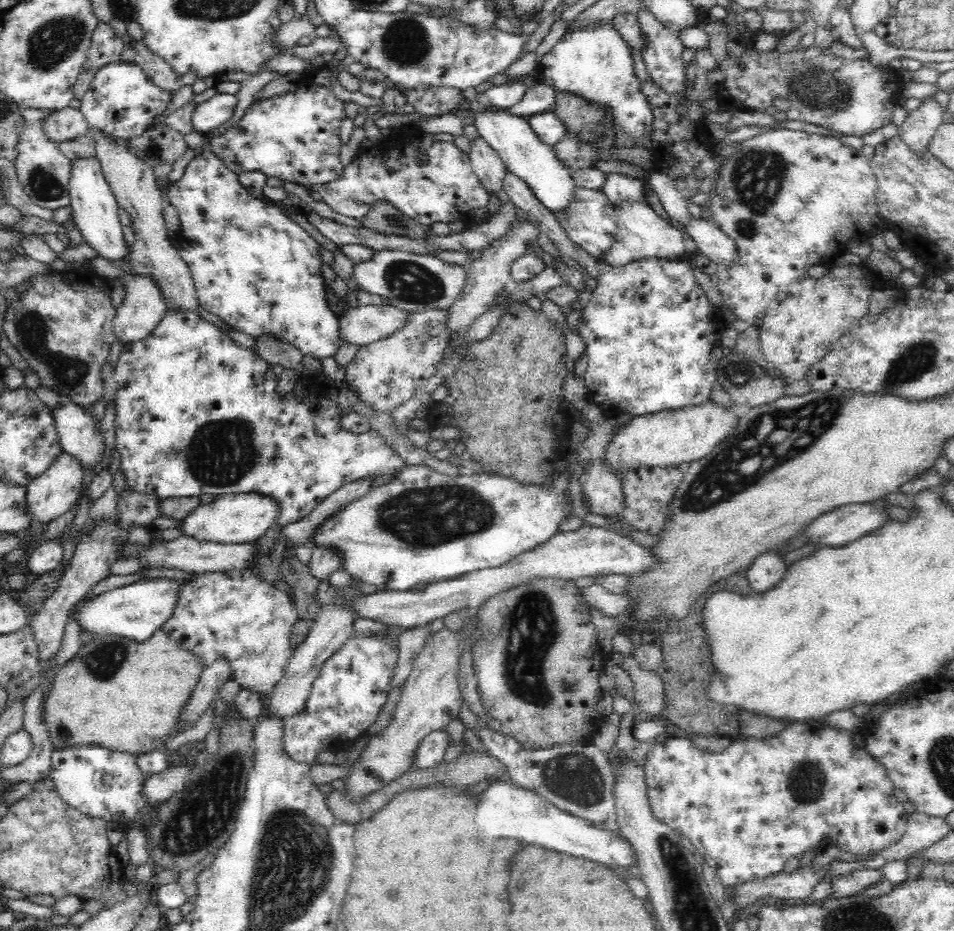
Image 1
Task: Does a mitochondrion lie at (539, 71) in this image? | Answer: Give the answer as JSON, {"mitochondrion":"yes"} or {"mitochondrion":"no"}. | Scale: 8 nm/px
{"mitochondrion":"no"}

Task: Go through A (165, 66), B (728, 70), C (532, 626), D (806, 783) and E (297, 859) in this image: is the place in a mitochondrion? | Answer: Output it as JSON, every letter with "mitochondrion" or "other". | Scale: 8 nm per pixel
{"A":"other","B":"other","C":"mitochondrion","D":"mitochondrion","E":"mitochondrion"}

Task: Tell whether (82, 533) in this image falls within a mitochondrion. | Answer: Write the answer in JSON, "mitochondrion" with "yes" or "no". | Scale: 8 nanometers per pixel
{"mitochondrion":"no"}

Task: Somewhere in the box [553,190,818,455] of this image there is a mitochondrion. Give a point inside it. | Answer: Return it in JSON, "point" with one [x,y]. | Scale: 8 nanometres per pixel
{"point":[740,375]}

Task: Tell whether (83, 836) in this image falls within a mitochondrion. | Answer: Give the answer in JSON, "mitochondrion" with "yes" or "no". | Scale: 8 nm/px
{"mitochondrion":"no"}

